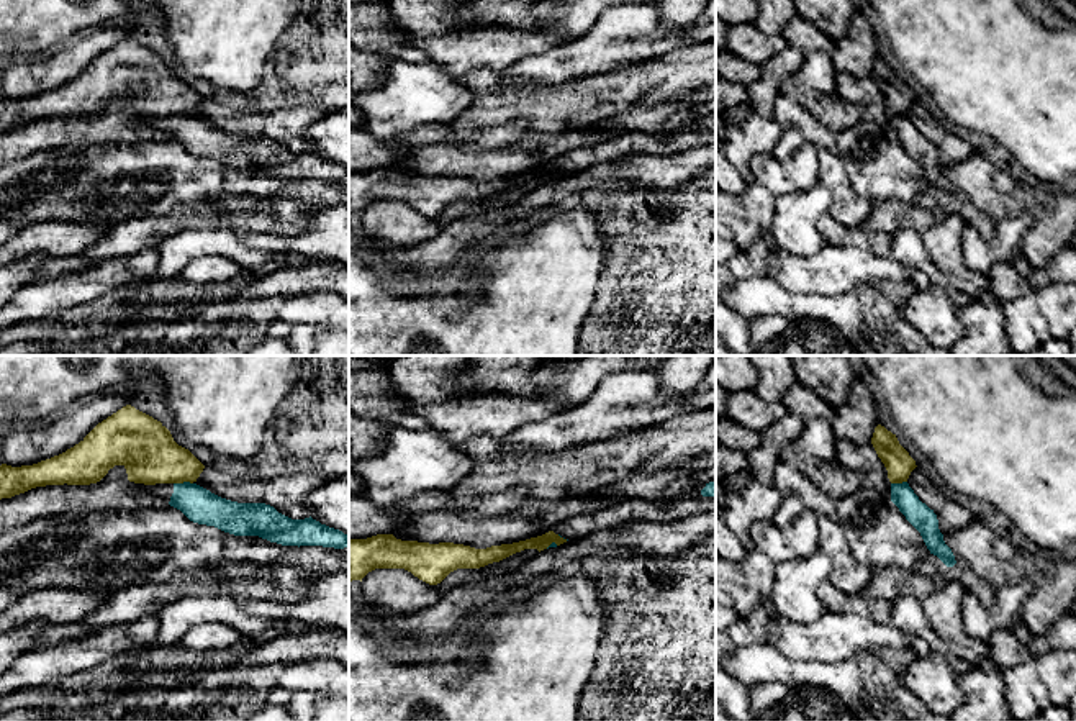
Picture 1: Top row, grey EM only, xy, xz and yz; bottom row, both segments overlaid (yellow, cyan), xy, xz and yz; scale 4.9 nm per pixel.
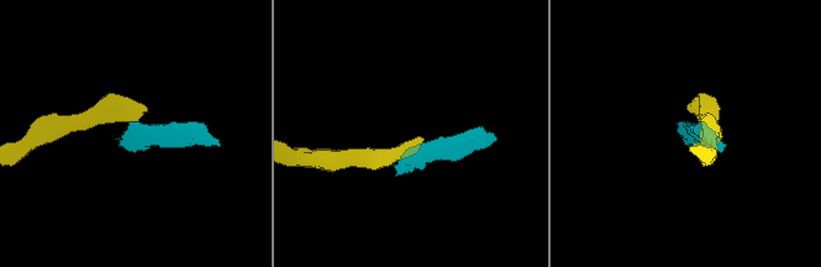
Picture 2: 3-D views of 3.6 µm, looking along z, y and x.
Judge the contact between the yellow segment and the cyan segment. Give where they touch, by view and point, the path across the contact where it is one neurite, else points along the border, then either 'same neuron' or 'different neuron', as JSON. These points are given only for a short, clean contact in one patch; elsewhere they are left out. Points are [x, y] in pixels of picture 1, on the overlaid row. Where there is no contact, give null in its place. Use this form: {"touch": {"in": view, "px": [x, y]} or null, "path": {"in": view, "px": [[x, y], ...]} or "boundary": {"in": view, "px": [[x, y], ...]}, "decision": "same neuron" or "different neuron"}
{"touch": {"in": "xy", "px": [182, 482]}, "boundary": {"in": "xy", "px": [[192, 482], [174, 484]]}, "decision": "different neuron"}

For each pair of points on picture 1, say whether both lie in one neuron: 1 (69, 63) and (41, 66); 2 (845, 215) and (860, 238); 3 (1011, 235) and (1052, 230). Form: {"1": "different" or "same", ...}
{"1": "same", "2": "different", "3": "different"}

